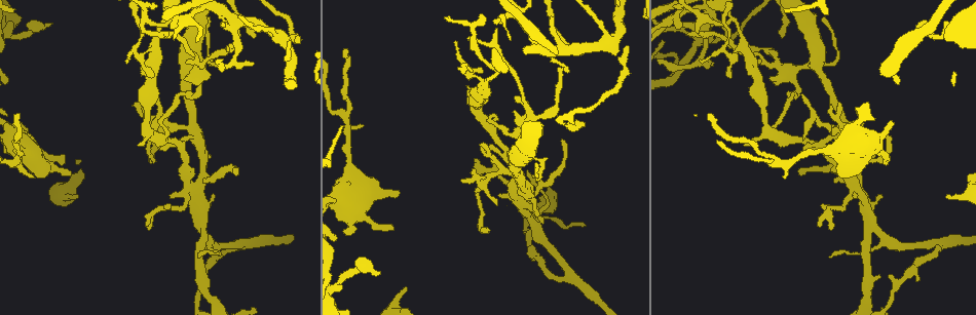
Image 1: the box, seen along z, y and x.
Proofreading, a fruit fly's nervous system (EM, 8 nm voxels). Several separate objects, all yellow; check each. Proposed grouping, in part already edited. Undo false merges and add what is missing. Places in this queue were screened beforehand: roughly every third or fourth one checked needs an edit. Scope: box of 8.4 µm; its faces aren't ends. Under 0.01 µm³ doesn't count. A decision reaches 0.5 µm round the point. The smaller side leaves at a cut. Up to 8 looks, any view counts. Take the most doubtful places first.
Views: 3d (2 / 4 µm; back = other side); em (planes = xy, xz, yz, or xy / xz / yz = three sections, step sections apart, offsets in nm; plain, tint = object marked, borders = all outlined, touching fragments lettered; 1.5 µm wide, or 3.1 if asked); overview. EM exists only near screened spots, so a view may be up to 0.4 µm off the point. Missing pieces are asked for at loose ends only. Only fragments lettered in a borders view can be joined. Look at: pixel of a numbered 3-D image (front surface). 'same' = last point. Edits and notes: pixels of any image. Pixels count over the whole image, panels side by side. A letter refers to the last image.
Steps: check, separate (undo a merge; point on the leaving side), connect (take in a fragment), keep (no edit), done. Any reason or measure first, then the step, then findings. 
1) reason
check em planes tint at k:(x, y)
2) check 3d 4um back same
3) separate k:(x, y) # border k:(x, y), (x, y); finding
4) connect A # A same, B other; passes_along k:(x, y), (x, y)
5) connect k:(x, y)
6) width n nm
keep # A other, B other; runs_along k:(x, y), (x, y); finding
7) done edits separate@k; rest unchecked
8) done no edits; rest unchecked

tapers out
check em xz step 8 borders at 1:(49, 25)

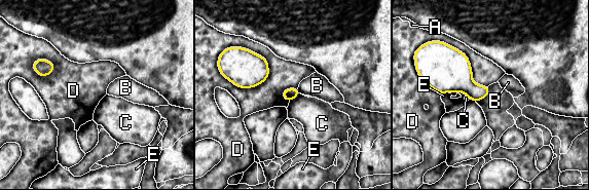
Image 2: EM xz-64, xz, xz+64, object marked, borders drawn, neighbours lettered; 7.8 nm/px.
keep # A other, B other, C other, D other, E other; border 2:(267, 60), (252, 87), (223, 76); none of them fits

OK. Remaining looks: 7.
an open end
check 3d 4um at 1:(147, 229)

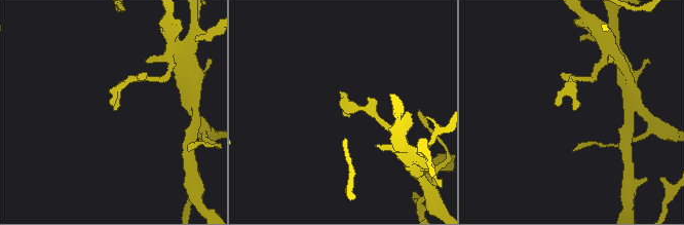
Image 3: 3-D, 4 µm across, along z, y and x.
need the tissue
check em planes borders at 3:(345, 109)

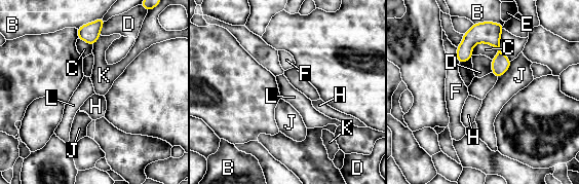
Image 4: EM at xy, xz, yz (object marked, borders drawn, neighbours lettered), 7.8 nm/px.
width 80 nm
keep # B other, C other, D other, E other, F other, H other, J other, K other, L other; border 4:(498, 50), (476, 43), (471, 54); no lettered fragment goes on from it

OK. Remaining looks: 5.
closes a loop
check 3d 2um at 1:(821, 143)

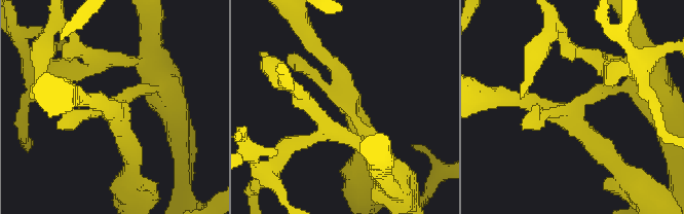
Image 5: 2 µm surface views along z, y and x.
check em xz step 4 tint at 5:(342, 106)

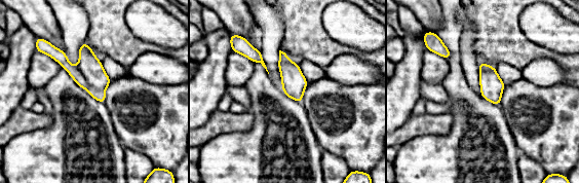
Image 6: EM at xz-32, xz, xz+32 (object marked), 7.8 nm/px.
check em planes borders same

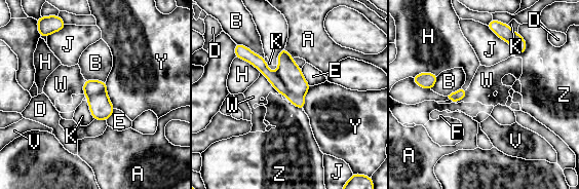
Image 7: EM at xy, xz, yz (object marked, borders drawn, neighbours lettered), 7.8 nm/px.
separate 7:(291, 74) # A other, B other, D other, E other, F other, H other, J other, K other, V other, W other, Y other, Z other; two cells meet here

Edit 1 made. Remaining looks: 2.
done edits separate@7; rest unchecked

